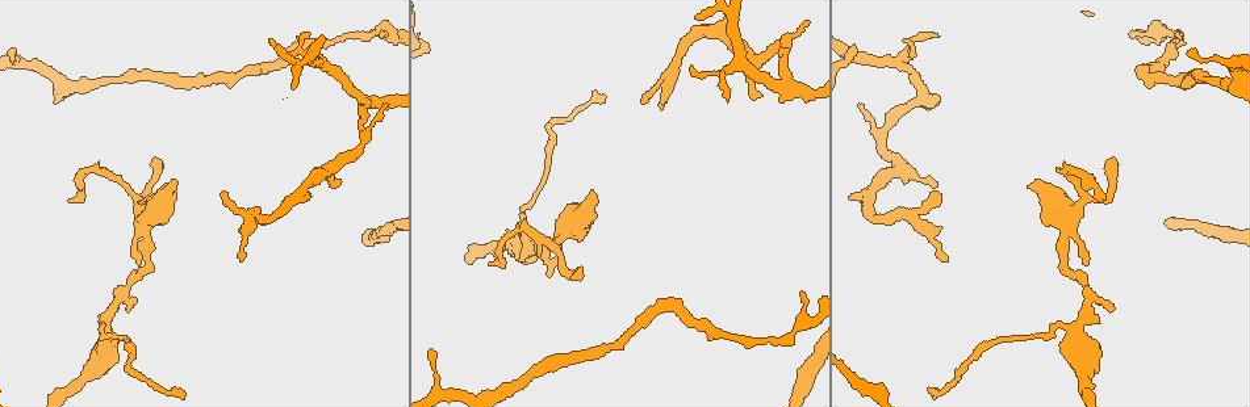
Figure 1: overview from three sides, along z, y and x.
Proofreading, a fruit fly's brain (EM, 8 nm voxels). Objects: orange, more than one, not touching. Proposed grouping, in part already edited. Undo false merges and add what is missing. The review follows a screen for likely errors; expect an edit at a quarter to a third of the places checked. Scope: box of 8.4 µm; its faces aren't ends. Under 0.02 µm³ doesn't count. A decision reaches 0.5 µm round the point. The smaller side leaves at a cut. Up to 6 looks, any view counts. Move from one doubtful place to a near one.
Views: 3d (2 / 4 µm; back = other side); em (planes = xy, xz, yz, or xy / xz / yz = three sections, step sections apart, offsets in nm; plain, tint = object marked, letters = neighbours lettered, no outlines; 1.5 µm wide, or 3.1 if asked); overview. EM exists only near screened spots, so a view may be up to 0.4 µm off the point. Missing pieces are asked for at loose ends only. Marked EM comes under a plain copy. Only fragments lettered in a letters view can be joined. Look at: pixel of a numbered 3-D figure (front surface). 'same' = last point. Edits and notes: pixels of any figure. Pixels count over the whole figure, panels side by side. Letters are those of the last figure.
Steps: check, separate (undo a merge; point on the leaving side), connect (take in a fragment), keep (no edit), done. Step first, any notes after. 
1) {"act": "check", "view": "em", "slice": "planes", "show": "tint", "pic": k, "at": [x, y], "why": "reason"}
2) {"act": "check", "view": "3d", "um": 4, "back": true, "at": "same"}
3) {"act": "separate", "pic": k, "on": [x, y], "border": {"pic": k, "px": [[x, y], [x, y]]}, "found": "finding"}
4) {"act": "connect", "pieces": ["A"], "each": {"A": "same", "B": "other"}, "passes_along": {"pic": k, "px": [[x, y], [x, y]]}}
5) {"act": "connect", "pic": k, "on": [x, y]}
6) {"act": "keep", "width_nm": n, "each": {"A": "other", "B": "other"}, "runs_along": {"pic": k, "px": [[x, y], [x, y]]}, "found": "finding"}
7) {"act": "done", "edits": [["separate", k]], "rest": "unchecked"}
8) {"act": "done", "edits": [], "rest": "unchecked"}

{"act": "check", "view": "3d", "um": 2, "pic": 1, "at": [941, 195], "why": "branch stops here"}

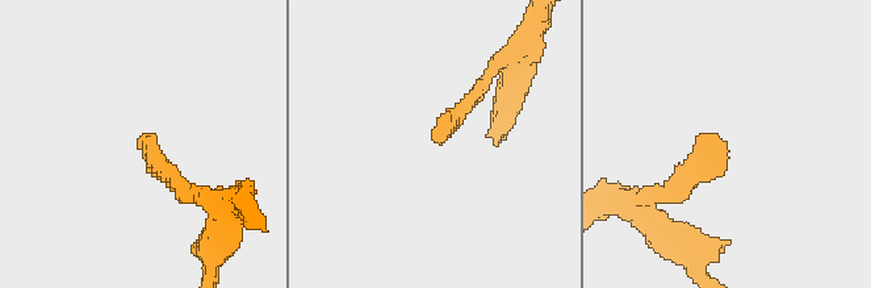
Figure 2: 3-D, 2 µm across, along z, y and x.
{"act": "check", "view": "em", "slice": "planes", "show": "letters", "pic": 2, "at": [725, 142], "why": "now the EM"}

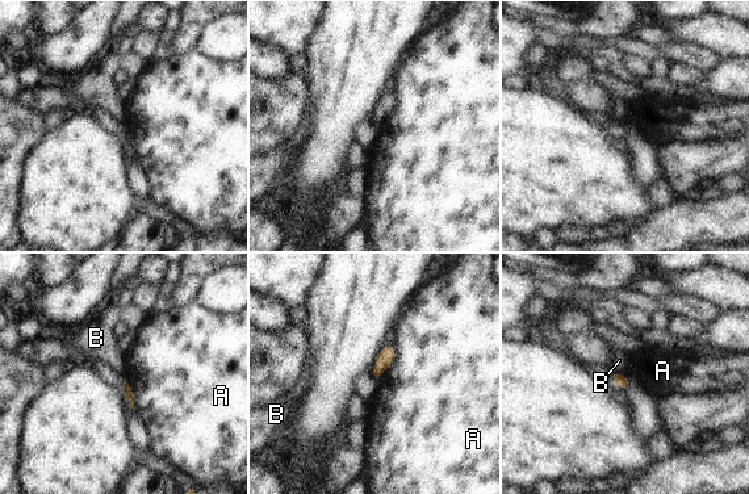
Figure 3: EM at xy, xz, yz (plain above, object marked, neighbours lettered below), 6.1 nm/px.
{"act": "keep", "each": {"A": "other", "B": "other"}, "border": {"pic": 3, "px": [[392, 343], [394, 359], [375, 379]]}, "found": "none of them fits"}

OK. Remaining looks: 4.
{"act": "check", "view": "em", "slice": "planes", "show": "tint", "pic": 1, "at": [379, 33]}

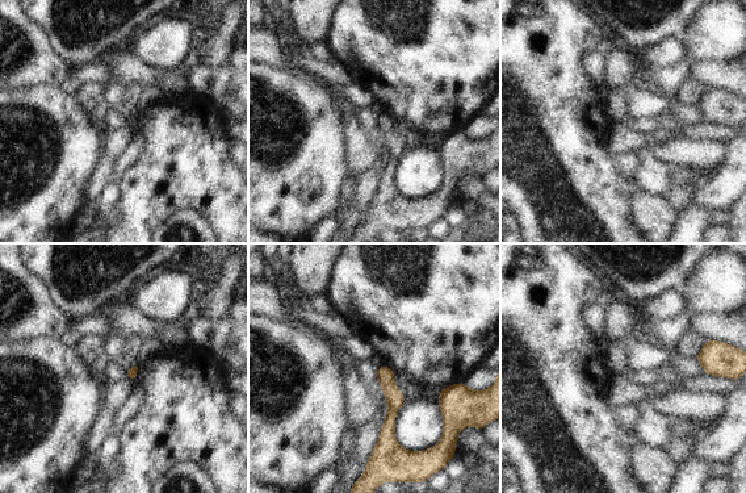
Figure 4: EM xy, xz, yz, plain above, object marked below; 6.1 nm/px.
{"act": "check", "view": "em", "slice": "planes", "show": "letters", "at": "same"}

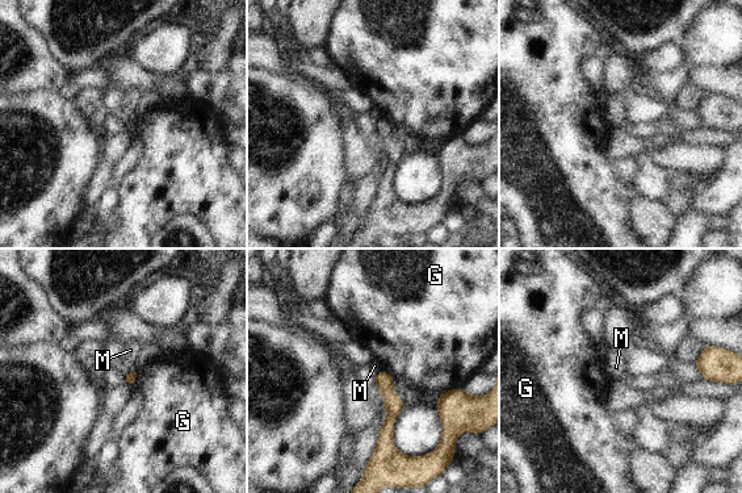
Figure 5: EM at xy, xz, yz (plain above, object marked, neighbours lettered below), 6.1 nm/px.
{"act": "keep", "longest_contact_nm": ["G", 150], "each": {"G": "other", "M": "other"}, "found": "no lettered fragment goes on from it"}

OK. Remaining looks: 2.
{"act": "done", "edits": [], "rest": "unchecked"}

